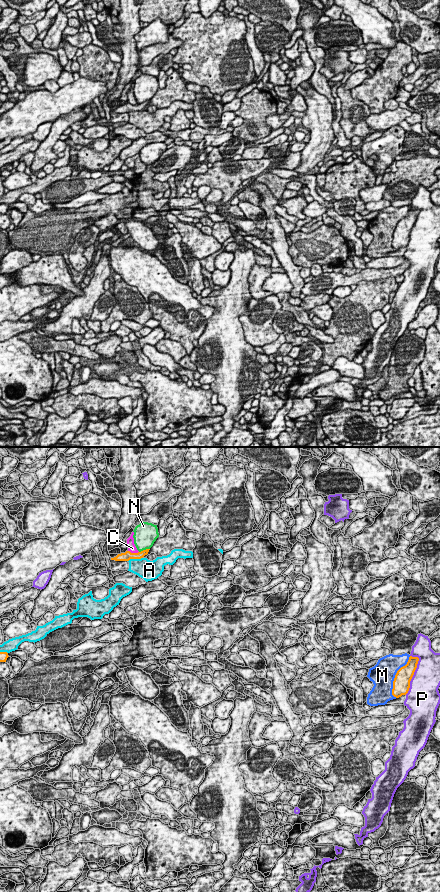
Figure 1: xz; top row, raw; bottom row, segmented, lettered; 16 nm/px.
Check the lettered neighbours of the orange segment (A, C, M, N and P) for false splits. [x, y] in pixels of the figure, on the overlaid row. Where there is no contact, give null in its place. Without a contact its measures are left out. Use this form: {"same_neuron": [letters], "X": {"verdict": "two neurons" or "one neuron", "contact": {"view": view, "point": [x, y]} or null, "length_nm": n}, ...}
{"same_neuron": [], "A": {"verdict": "two neurons", "contact": {"view": "xz", "point": [135, 558]}, "length_nm": 240}, "C": {"verdict": "two neurons", "contact": {"view": "xz", "point": [133, 553]}, "length_nm": 180}, "M": {"verdict": "two neurons", "contact": {"view": "xz", "point": [395, 676]}, "length_nm": 700}, "N": {"verdict": "two neurons", "contact": {"view": "xz", "point": [144, 550]}, "length_nm": 190}, "P": {"verdict": "two neurons", "contact": {"view": "xz", "point": [413, 674]}, "length_nm": 650}}

